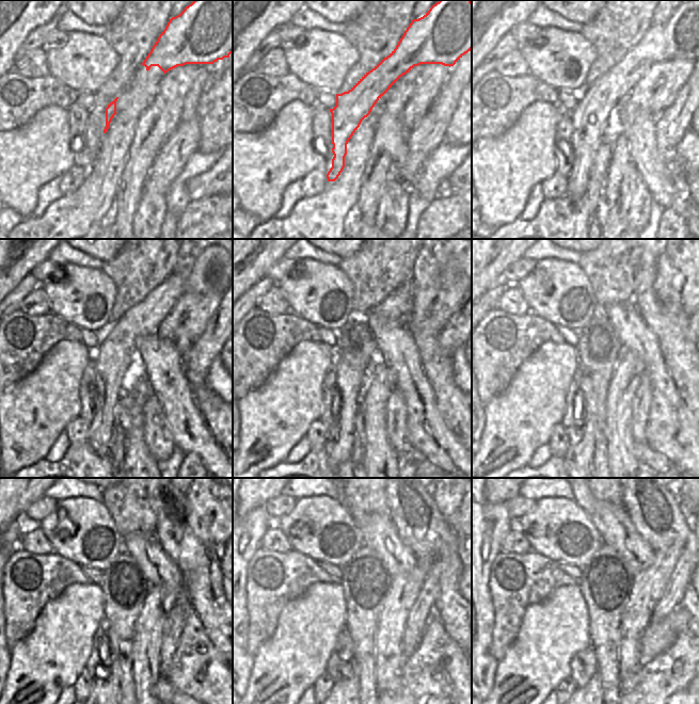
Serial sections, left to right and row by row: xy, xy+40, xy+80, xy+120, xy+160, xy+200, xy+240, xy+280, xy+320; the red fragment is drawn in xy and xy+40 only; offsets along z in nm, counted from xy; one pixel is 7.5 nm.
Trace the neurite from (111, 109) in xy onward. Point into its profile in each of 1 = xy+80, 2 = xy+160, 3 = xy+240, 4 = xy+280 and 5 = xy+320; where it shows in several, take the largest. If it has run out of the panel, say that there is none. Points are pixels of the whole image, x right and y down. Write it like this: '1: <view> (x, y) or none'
1: xy+80 (688, 32)
2: xy+160 (350, 366)
3: xy+240 (105, 692)
4: xy+280 (345, 694)
5: xy+320 (591, 694)

